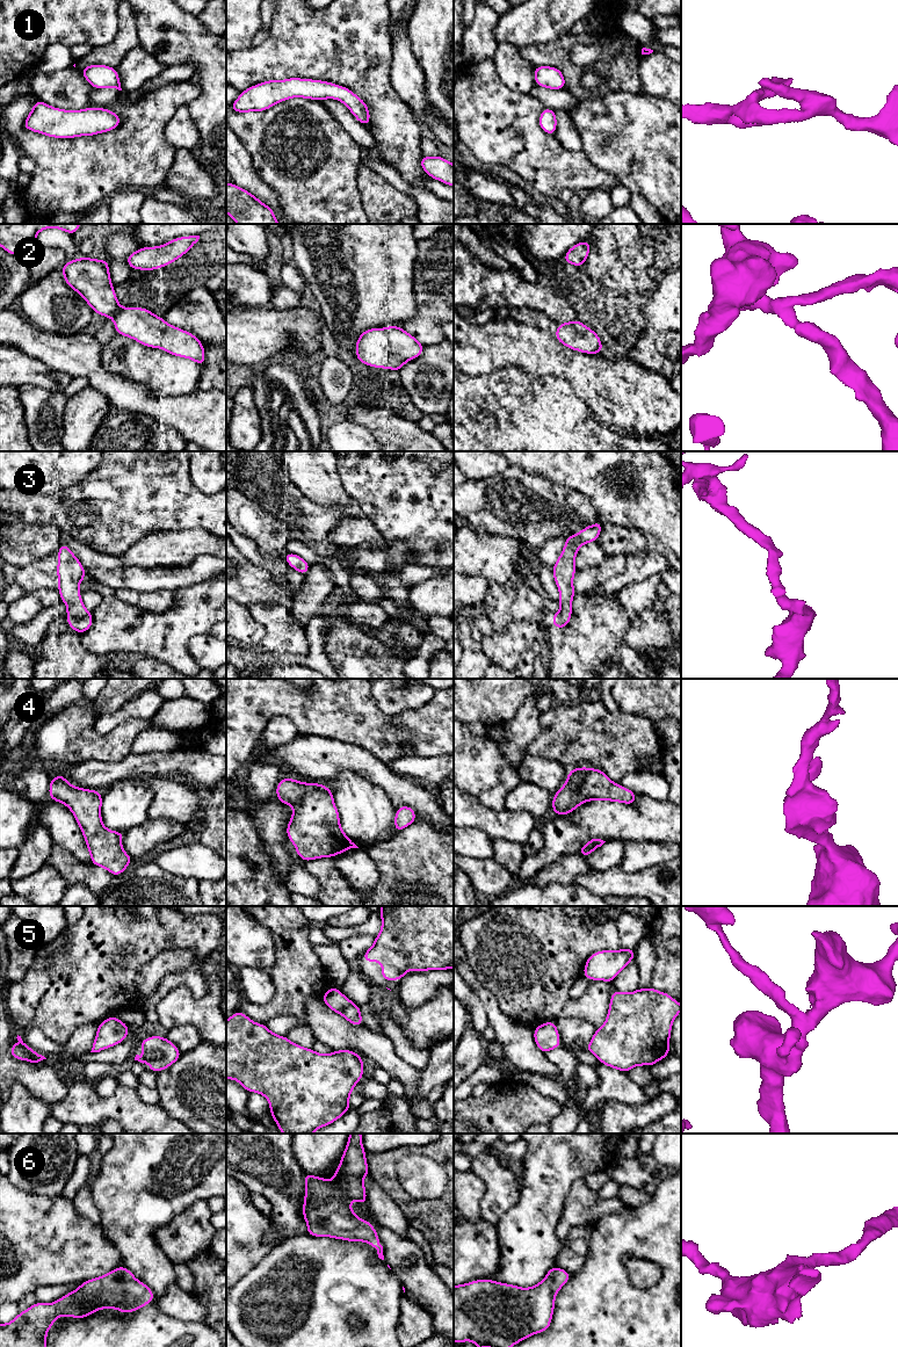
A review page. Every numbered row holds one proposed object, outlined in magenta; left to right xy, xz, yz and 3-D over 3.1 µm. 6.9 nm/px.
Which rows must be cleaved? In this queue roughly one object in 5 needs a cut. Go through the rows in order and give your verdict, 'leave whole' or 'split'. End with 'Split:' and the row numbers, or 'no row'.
1: leave whole
2: leave whole
3: leave whole
4: leave whole
5: leave whole
6: leave whole
Split: no row

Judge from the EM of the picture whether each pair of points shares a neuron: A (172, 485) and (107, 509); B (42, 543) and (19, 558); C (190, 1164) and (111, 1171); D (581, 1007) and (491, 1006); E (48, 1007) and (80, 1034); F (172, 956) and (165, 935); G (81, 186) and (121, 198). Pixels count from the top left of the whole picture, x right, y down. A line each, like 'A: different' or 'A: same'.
A: same
B: same
C: same
D: different
E: different
F: different
G: different

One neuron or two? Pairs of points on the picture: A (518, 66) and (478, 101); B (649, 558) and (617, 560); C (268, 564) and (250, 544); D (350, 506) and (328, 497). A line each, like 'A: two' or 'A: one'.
A: two
B: two
C: one
D: one

